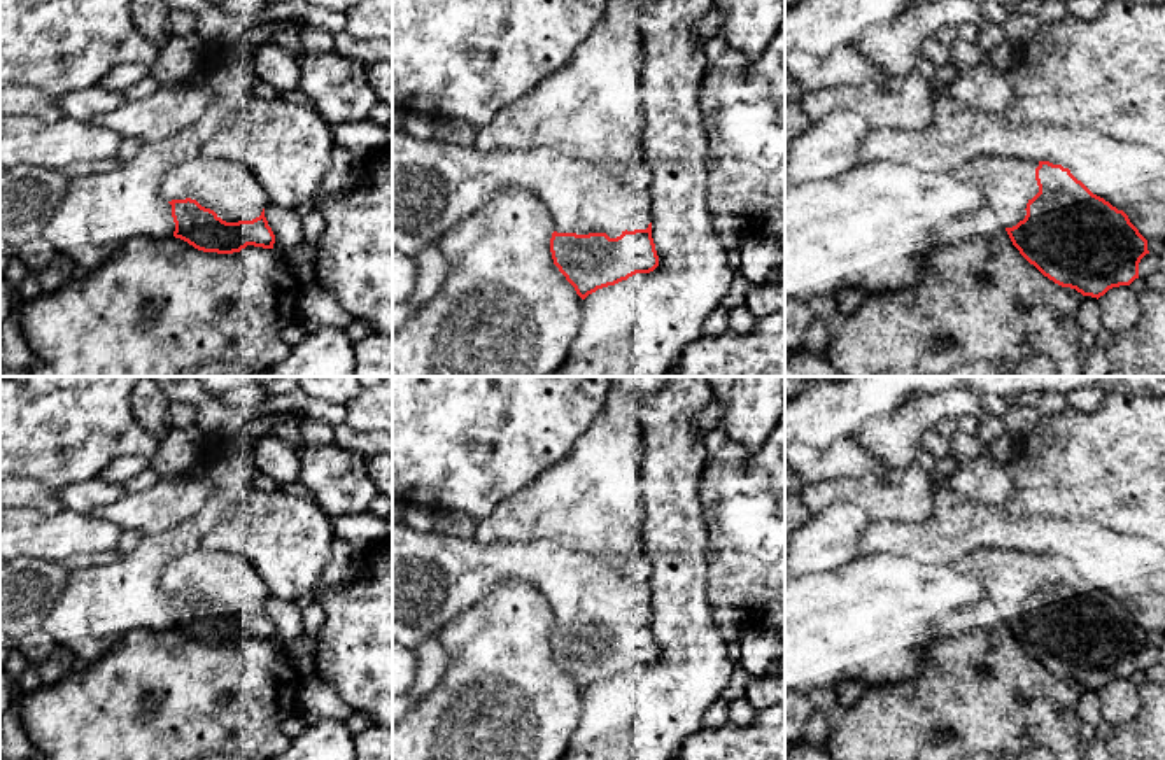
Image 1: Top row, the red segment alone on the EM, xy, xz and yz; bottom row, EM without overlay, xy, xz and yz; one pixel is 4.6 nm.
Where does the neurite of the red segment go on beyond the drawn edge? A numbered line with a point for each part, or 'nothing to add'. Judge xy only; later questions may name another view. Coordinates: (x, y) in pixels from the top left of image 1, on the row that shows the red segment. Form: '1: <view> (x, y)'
1: xy (225, 186)

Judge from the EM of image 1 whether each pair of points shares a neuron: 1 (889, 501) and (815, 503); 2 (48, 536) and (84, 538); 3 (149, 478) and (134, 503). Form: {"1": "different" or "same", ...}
{"1": "same", "2": "same", "3": "different"}

